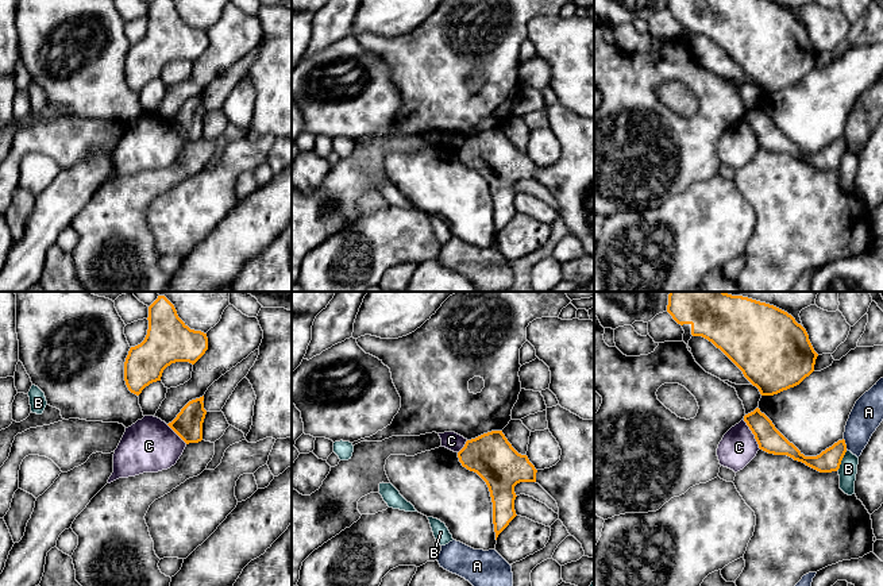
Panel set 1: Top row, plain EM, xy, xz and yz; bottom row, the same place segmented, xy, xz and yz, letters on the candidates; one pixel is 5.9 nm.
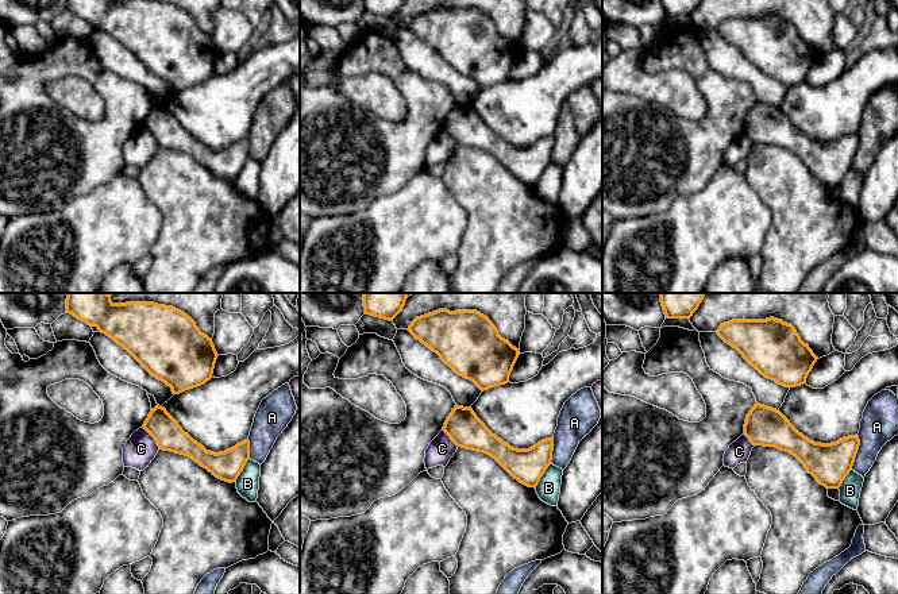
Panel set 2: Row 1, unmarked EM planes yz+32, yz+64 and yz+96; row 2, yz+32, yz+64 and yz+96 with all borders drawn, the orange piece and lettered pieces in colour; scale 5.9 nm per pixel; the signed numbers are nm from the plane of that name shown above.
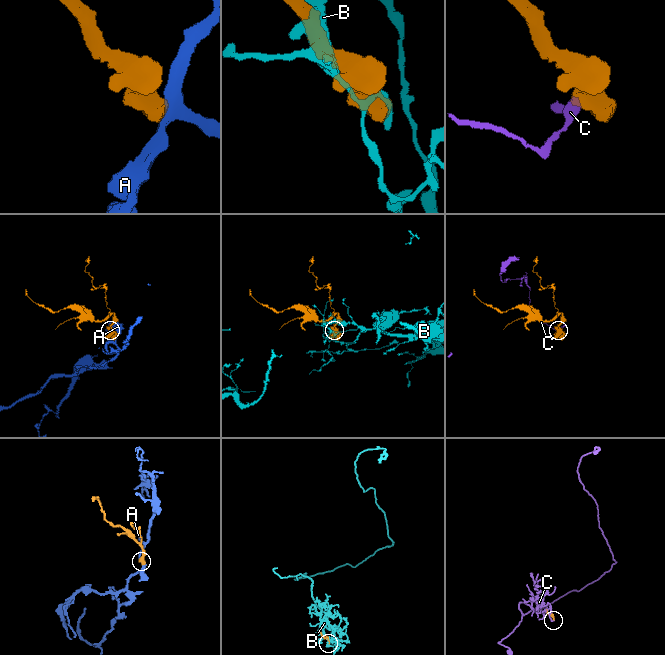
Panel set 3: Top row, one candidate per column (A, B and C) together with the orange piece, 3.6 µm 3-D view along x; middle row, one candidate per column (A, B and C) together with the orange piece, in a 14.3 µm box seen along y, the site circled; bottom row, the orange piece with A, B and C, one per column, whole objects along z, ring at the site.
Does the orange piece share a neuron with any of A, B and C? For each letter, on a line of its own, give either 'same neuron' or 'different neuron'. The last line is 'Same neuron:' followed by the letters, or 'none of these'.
A: different neuron
B: different neuron
C: different neuron
Same neuron: none of these

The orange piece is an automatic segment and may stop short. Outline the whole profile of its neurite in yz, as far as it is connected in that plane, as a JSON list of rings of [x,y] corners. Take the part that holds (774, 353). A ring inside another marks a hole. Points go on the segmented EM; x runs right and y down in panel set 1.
[[[670,292],[667,312],[682,325],[686,344],[693,336],[712,342],[761,396],[794,388],[814,371],[818,354],[806,329],[791,315],[774,305],[725,292]]]

